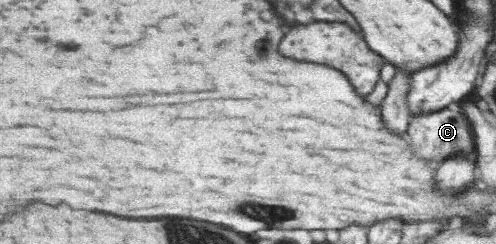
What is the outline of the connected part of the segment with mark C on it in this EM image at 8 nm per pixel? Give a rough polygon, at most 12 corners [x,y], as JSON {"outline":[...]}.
{"outline":[[455,106],[412,117],[418,156],[477,157],[473,127]]}

